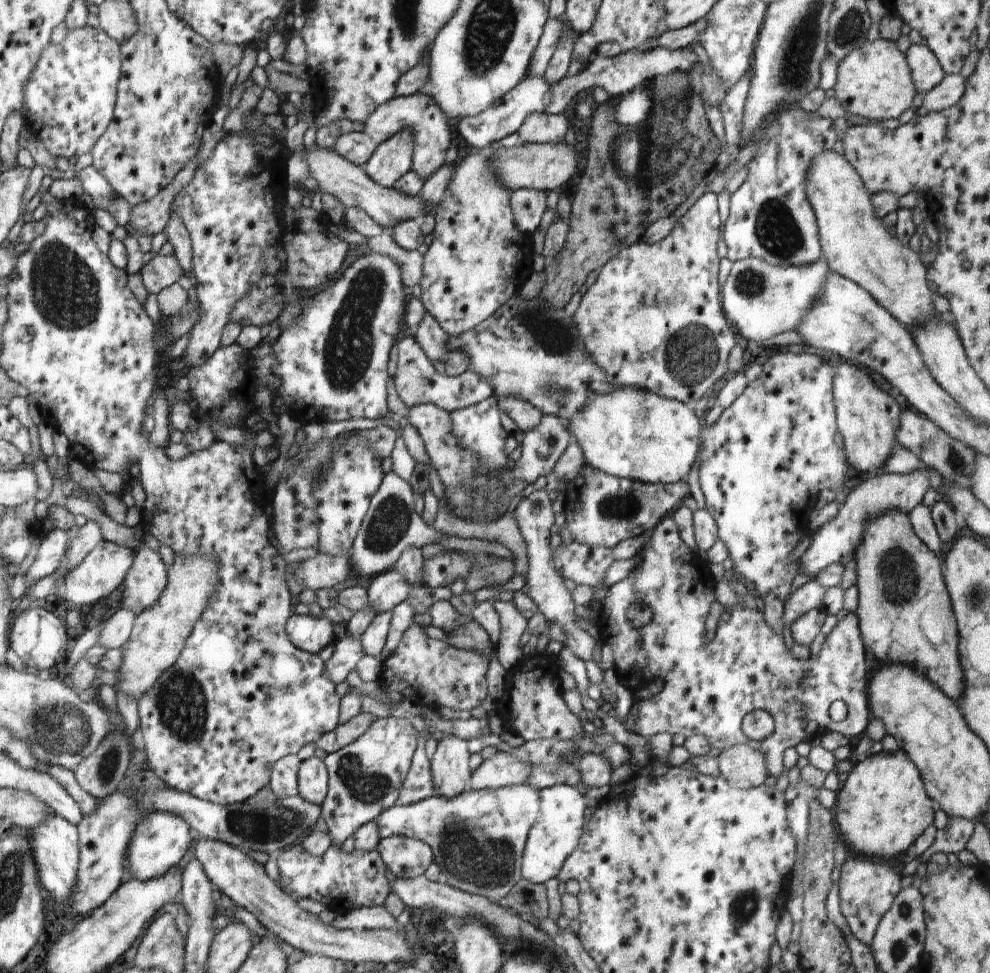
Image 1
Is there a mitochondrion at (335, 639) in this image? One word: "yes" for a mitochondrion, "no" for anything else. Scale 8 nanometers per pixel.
no

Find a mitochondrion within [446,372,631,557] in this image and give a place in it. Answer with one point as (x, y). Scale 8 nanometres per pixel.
(554, 391)

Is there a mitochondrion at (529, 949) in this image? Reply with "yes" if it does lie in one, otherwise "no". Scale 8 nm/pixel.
no

